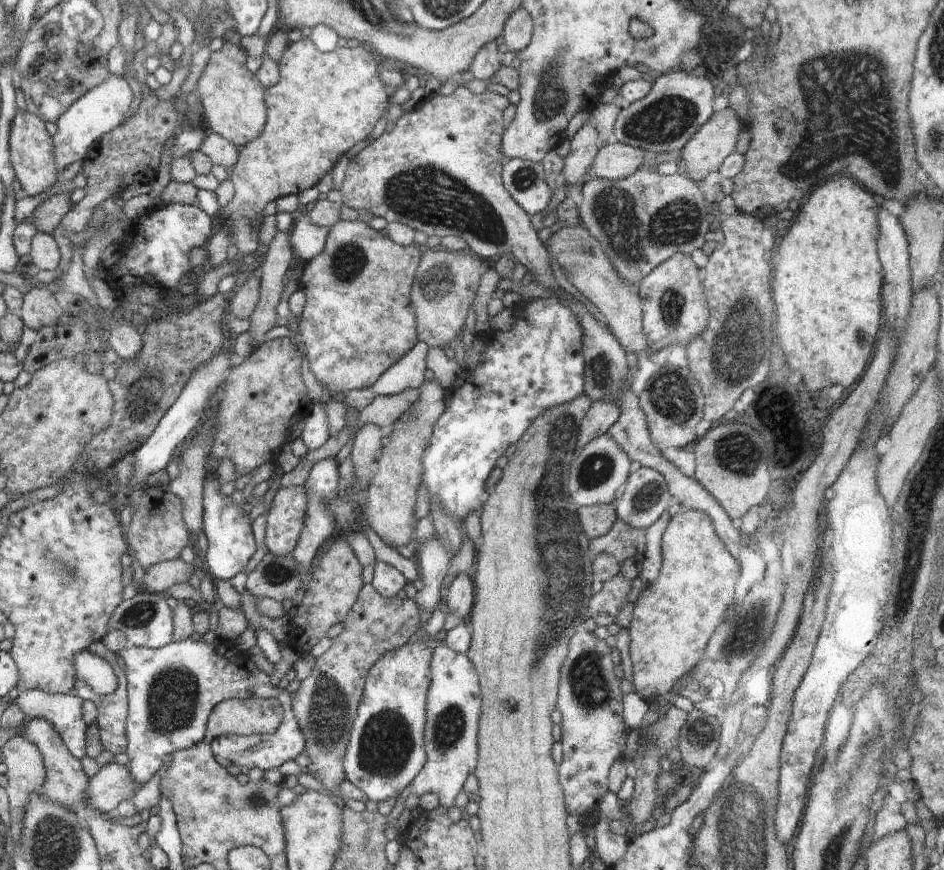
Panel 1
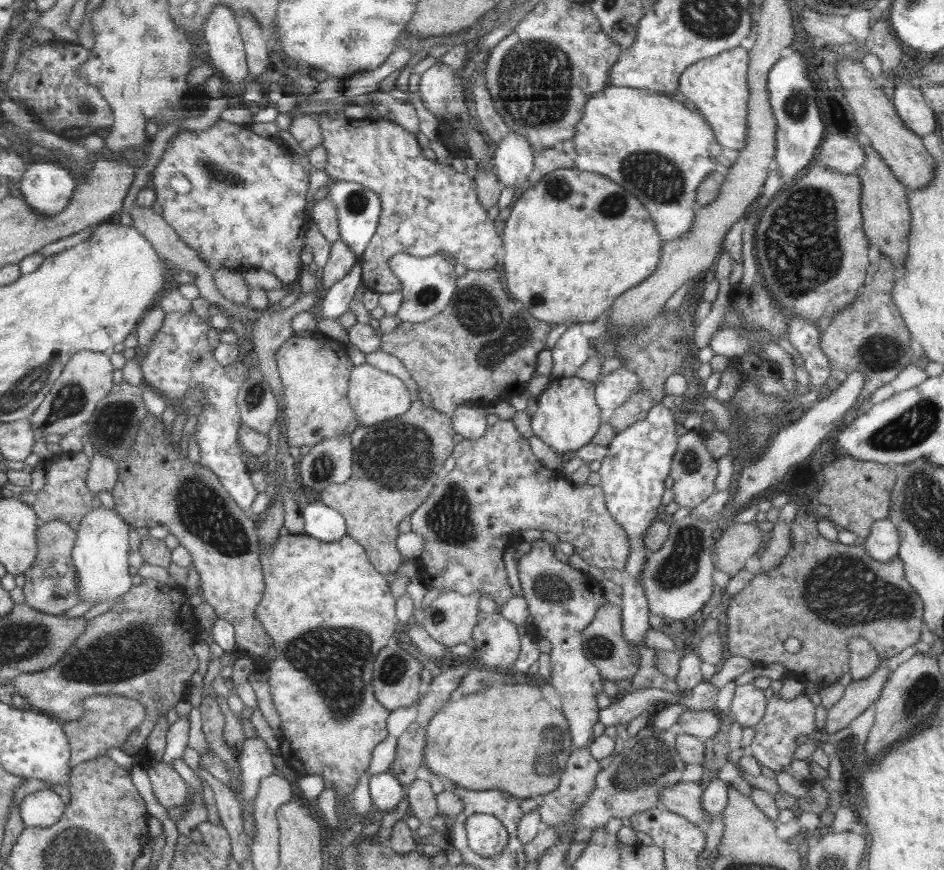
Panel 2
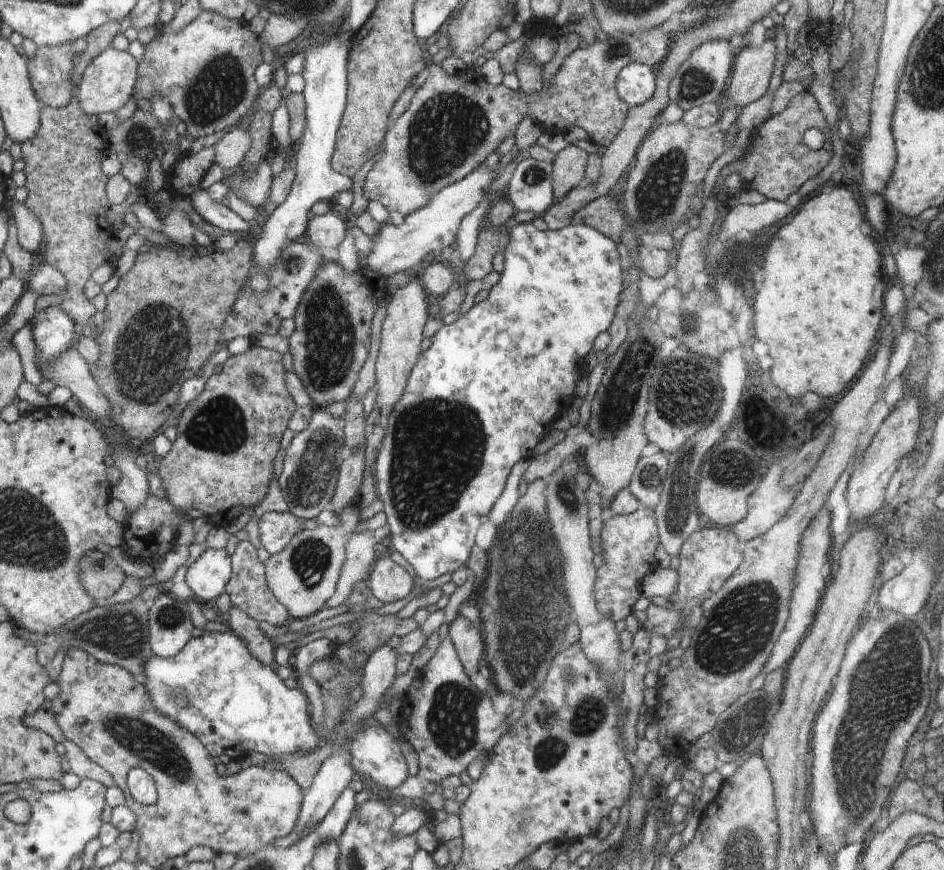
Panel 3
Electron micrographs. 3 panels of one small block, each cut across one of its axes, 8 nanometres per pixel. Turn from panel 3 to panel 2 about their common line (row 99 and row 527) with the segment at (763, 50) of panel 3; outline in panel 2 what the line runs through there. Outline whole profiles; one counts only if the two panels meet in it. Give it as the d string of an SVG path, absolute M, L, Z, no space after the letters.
M736 523L717 535L714 544L714 564L718 570L736 575L744 569L748 557L758 555L765 542L764 533L756 525L750 523Z

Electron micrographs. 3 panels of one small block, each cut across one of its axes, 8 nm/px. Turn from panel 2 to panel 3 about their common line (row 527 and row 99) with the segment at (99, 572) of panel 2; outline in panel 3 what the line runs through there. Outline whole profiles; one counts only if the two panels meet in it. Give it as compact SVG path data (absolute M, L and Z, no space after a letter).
M108 47L84 69L82 78L76 86L76 96L80 102L80 110L88 116L98 116L106 112L117 112L133 95L138 78L137 63L128 51Z

